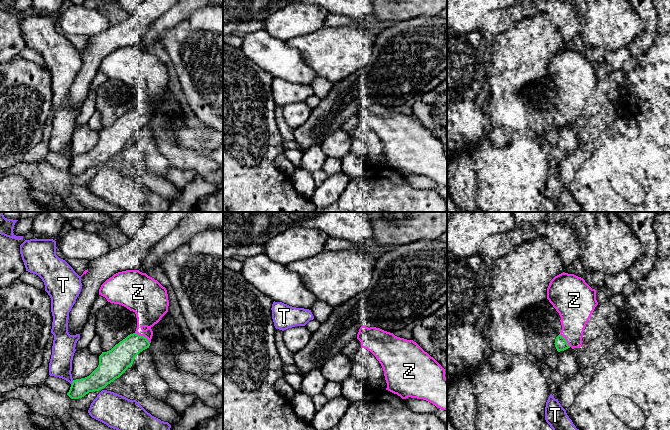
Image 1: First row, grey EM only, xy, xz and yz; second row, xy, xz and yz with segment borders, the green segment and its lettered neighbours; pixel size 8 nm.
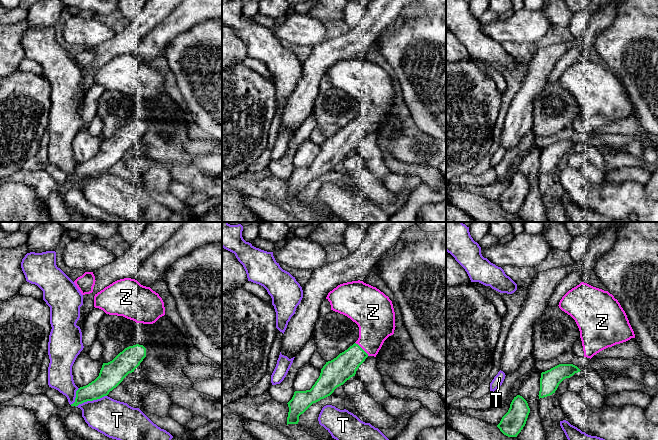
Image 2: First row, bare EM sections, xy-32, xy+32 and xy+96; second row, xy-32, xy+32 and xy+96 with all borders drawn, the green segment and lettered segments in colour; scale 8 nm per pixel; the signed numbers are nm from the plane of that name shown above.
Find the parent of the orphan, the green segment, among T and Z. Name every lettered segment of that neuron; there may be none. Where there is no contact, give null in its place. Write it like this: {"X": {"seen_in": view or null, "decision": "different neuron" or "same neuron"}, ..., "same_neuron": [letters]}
{"T": {"seen_in": "xy", "decision": "different neuron"}, "Z": {"seen_in": "xy", "decision": "same neuron"}, "same_neuron": ["Z"]}

